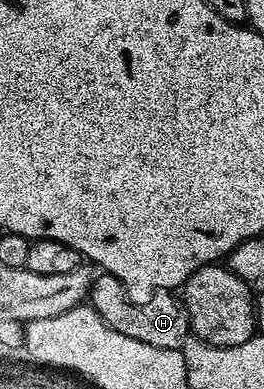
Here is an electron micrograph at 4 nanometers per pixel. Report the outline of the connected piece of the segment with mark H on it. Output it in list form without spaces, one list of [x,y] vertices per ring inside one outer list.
[[[99,273],[92,284],[88,300],[110,329],[156,348],[179,350],[189,339],[191,328],[183,301],[173,296],[169,289],[159,288],[148,299],[137,300],[122,286],[120,279],[108,273]]]

